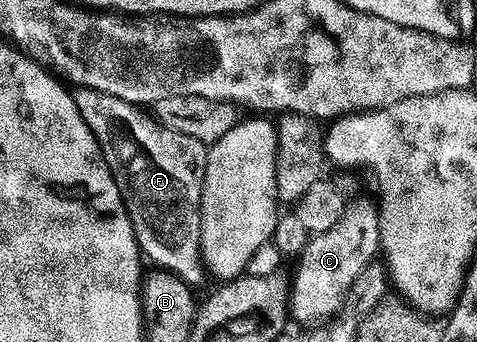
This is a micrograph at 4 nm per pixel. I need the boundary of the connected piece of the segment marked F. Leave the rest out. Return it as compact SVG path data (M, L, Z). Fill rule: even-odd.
M76 87L74 105L94 133L102 157L124 198L124 208L136 231L143 258L159 270L177 275L189 285L205 278L200 258L200 198L208 147L186 133L163 127L143 106L122 101L98 89Z

